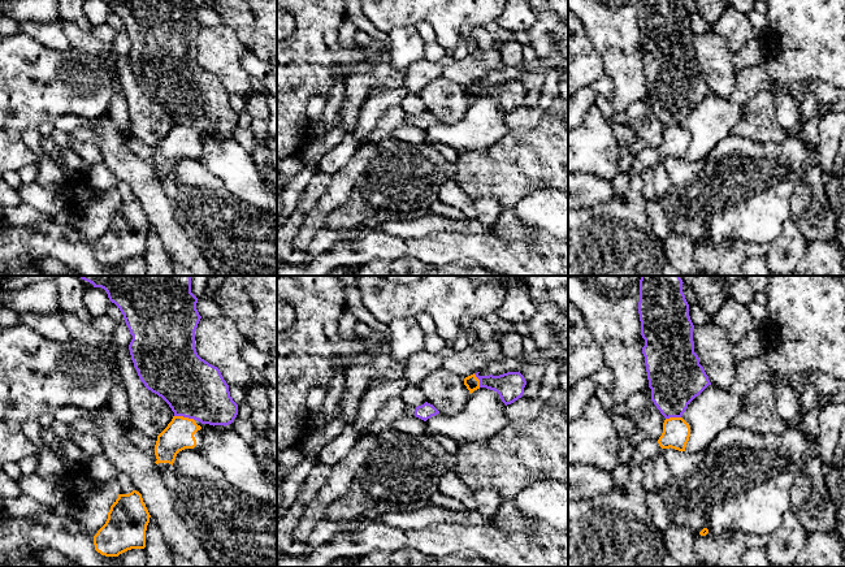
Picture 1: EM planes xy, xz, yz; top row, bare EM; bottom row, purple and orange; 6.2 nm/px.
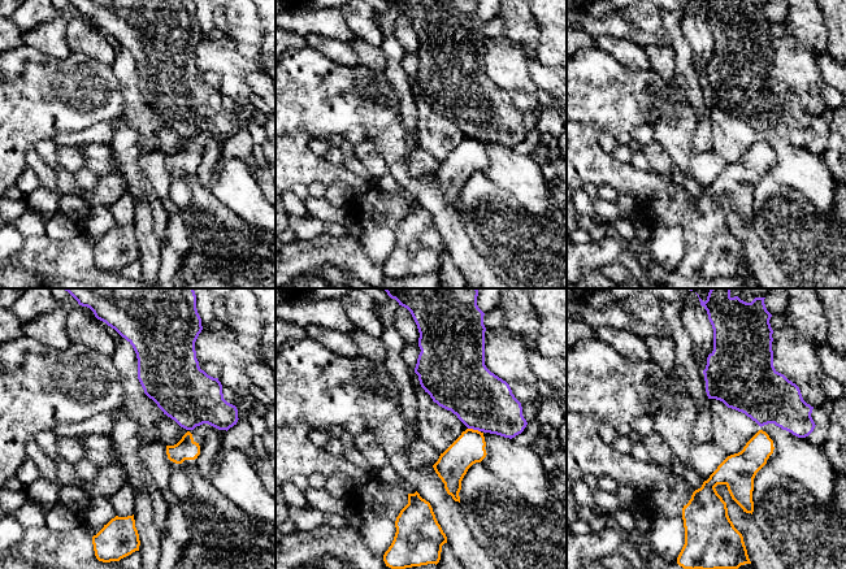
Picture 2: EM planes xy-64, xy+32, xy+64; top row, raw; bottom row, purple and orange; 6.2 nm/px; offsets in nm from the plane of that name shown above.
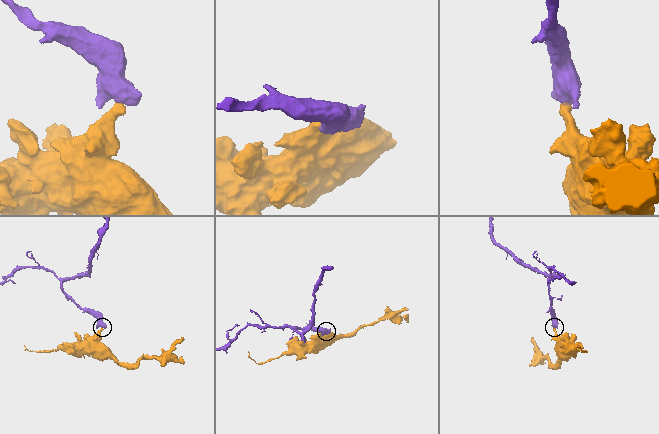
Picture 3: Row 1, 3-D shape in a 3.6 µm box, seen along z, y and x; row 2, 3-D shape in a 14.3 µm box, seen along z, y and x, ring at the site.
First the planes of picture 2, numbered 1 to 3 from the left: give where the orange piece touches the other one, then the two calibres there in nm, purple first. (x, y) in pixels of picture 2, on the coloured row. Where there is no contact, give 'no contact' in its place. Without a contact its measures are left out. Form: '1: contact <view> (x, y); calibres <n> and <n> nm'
1: no contact
2: contact xy+32 (474, 429); calibres 360 and 190 nm
3: no contact

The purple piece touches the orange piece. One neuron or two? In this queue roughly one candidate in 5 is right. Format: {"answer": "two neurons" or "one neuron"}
{"answer": "two neurons"}

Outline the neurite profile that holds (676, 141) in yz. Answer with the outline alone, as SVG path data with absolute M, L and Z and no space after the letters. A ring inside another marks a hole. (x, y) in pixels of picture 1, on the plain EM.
M670 126L663 131L663 142L658 148L660 161L667 157L685 160L690 146L690 135L682 126Z

